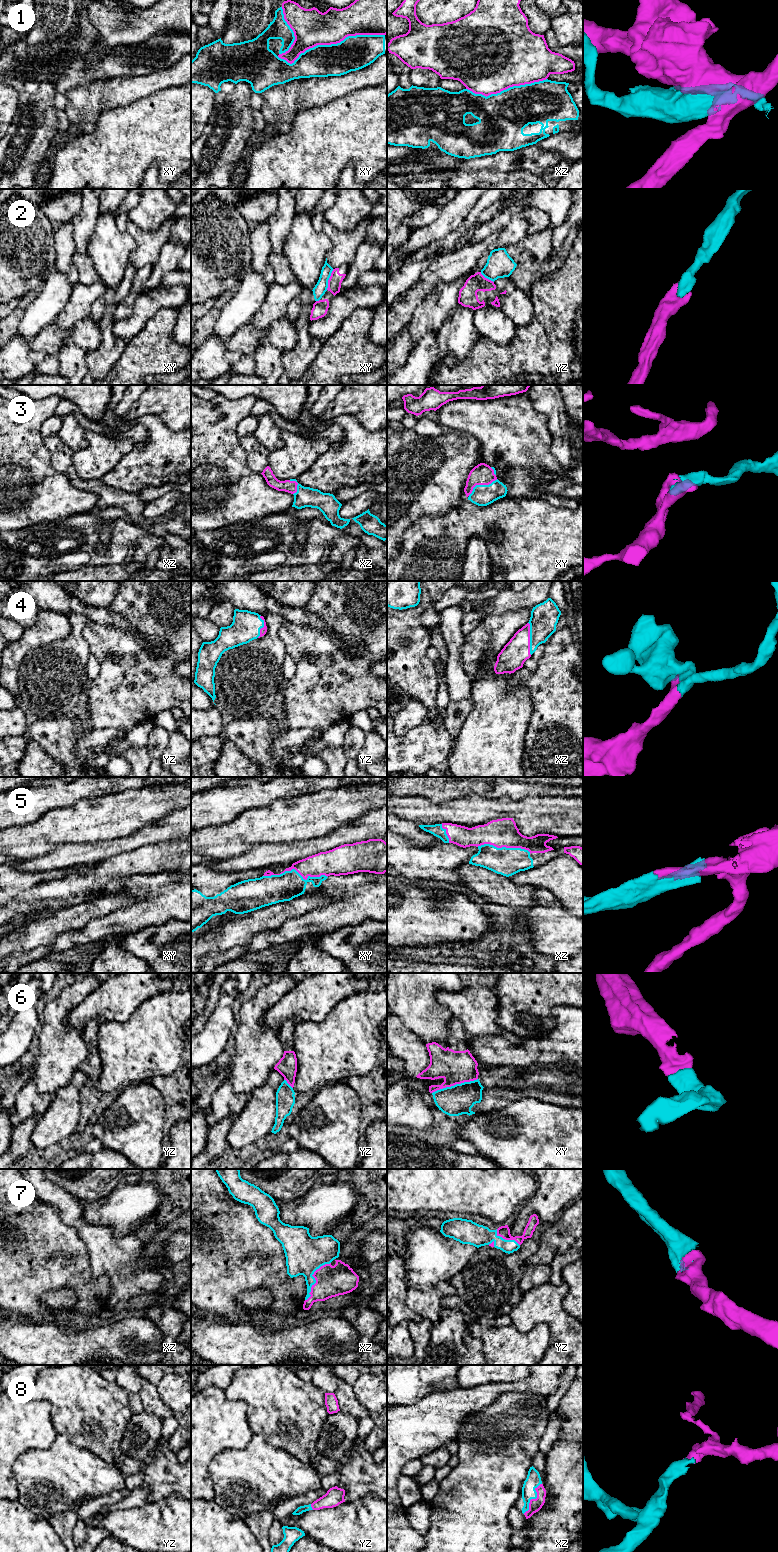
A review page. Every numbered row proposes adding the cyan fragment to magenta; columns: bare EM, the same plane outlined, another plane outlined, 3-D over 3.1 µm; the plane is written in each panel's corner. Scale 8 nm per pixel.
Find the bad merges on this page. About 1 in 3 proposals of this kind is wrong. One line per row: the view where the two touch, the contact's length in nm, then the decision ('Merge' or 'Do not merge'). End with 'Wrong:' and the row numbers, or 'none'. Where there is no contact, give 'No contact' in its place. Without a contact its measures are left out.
1: Touches magenta in xy. Shared border 900 nm. Do not merge
2: Touches magenta in xy. Shared border 180 nm. Do not merge
3: Touches magenta in xy. Shared border 280 nm. Merge
4: Touches magenta in xz. Shared border 260 nm. Merge
5: Touches magenta in xy. Shared border 500 nm. Merge
6: Touches magenta in xy. Shared border 380 nm. Merge
7: Touches magenta in xz. Shared border 380 nm. Merge
8: Touches magenta in xz. Shared border 280 nm. Merge
Wrong: 1, 2

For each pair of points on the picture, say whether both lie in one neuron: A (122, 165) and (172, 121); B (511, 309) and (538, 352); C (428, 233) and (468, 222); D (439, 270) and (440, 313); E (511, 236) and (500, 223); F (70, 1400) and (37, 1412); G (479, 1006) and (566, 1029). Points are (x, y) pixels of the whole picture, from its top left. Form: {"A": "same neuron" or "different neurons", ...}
{"A": "same neuron", "B": "different neurons", "C": "different neurons", "D": "different neurons", "E": "same neuron", "F": "different neurons", "G": "different neurons"}

